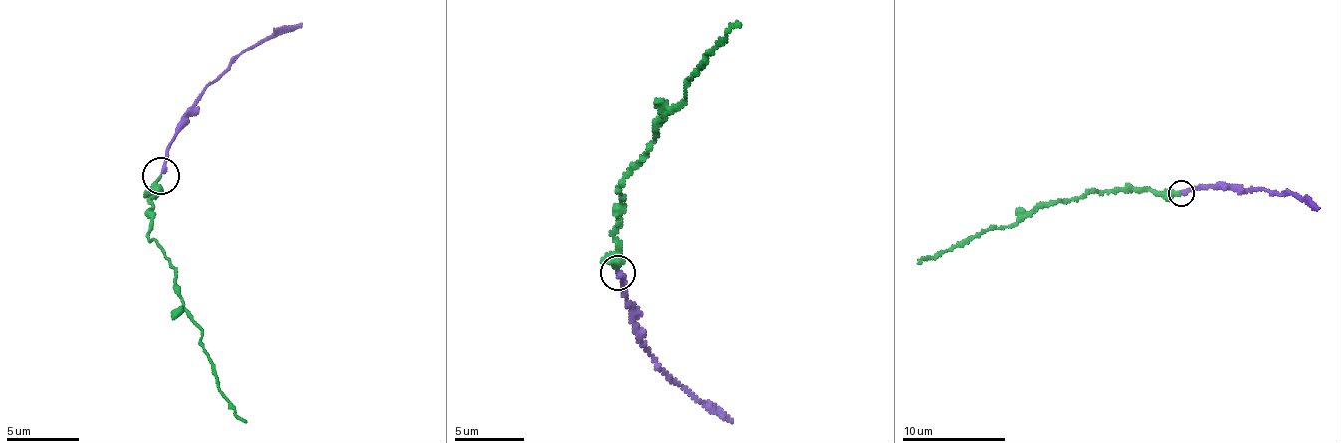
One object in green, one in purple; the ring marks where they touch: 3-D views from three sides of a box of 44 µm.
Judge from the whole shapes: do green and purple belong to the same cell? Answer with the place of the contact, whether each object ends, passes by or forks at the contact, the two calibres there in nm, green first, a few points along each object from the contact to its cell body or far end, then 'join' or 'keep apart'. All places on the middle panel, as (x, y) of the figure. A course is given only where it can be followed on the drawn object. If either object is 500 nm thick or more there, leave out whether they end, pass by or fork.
place (618, 272); green ends; purple ends; calibres 200 and 240 nm; course green (617, 273), (613, 229), (620, 181), (654, 139), (657, 117), (685, 98), (692, 73), (706, 51), (739, 23); course purple (617, 272), (634, 333), (656, 367), (732, 422); keep apart

